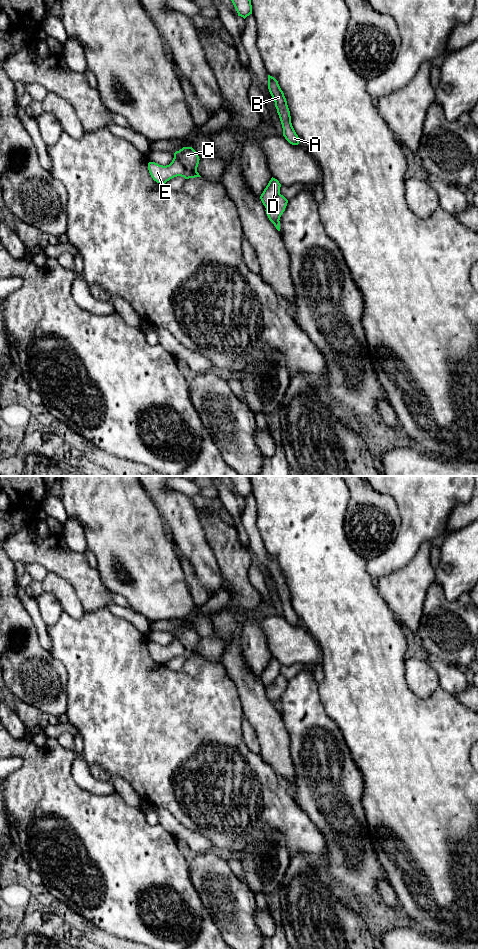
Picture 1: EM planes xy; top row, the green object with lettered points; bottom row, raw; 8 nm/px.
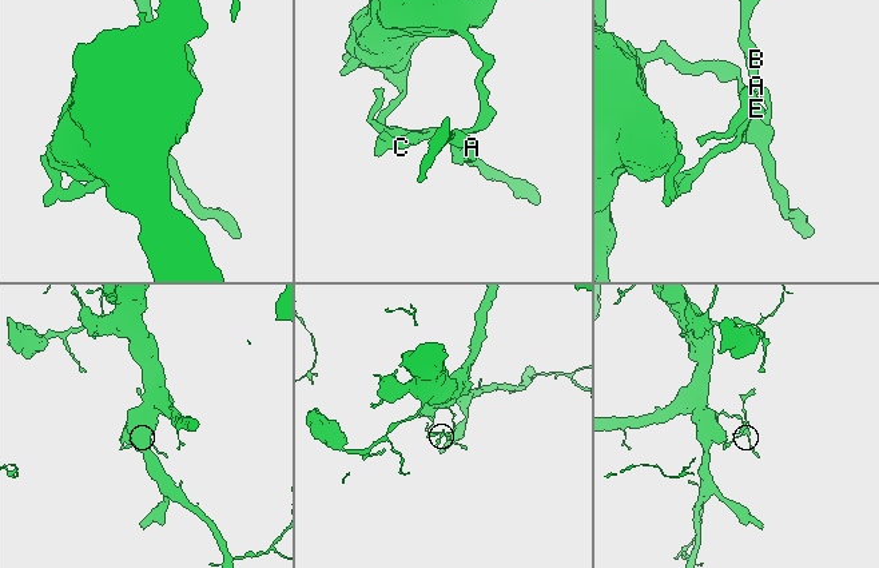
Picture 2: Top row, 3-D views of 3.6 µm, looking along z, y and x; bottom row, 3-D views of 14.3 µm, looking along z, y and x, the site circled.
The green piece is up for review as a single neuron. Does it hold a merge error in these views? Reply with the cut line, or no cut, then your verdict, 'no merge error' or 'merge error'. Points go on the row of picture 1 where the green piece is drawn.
cut in xy along (279, 193), (266, 208); merge error

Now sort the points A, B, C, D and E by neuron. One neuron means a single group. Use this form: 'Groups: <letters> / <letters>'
Groups: A B C E / D

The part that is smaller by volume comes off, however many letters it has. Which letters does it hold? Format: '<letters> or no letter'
A, B, C, E

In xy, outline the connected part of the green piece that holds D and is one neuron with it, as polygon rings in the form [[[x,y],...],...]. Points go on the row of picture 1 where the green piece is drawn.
[[[272,177],[260,196],[260,199],[265,208],[267,208],[280,194],[280,187],[281,184],[279,181]]]

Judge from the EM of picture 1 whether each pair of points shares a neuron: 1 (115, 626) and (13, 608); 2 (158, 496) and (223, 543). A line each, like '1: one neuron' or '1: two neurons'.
1: two neurons
2: two neurons

